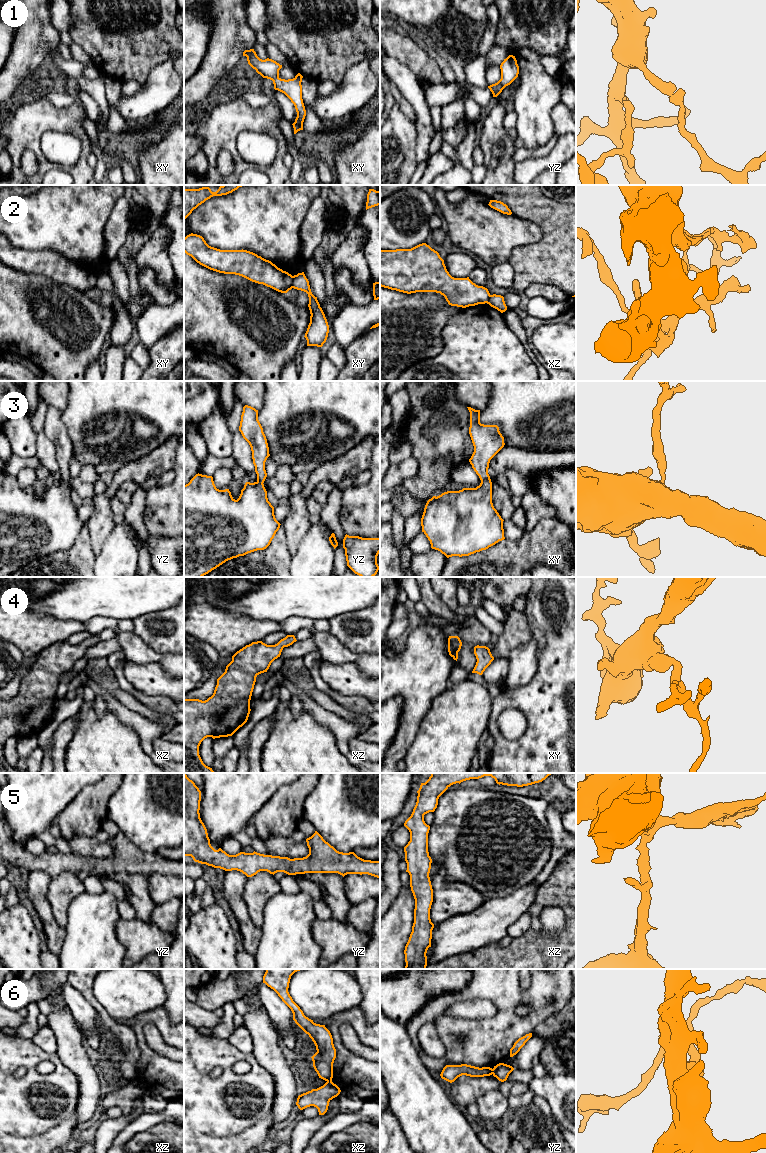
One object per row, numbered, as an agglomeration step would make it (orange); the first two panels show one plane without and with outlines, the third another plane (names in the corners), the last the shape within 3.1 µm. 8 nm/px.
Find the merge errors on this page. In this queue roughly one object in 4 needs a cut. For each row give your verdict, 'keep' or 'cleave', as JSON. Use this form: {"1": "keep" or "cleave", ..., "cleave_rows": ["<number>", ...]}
{"1": "keep", "2": "cleave", "3": "keep", "4": "keep", "5": "keep", "6": "cleave", "cleave_rows": ["2", "6"]}

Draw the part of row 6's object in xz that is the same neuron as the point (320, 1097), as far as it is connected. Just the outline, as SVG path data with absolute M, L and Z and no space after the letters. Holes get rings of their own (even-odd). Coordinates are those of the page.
M332 1081L326 1082L323 1086L312 1089L298 1096L296 1105L300 1110L314 1106L318 1109L319 1115L324 1115L329 1102L340 1094L340 1088Z

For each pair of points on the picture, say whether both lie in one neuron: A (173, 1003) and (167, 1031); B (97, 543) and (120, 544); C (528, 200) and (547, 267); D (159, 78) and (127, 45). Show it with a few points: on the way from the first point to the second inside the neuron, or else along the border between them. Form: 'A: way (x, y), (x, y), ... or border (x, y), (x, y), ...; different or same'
A: border (163, 1005), (169, 1020), (173, 1024); different
B: border (115, 524), (96, 556); different
C: way (544, 217), (548, 221), (548, 250); same
D: border (166, 60), (157, 64), (142, 84); different

